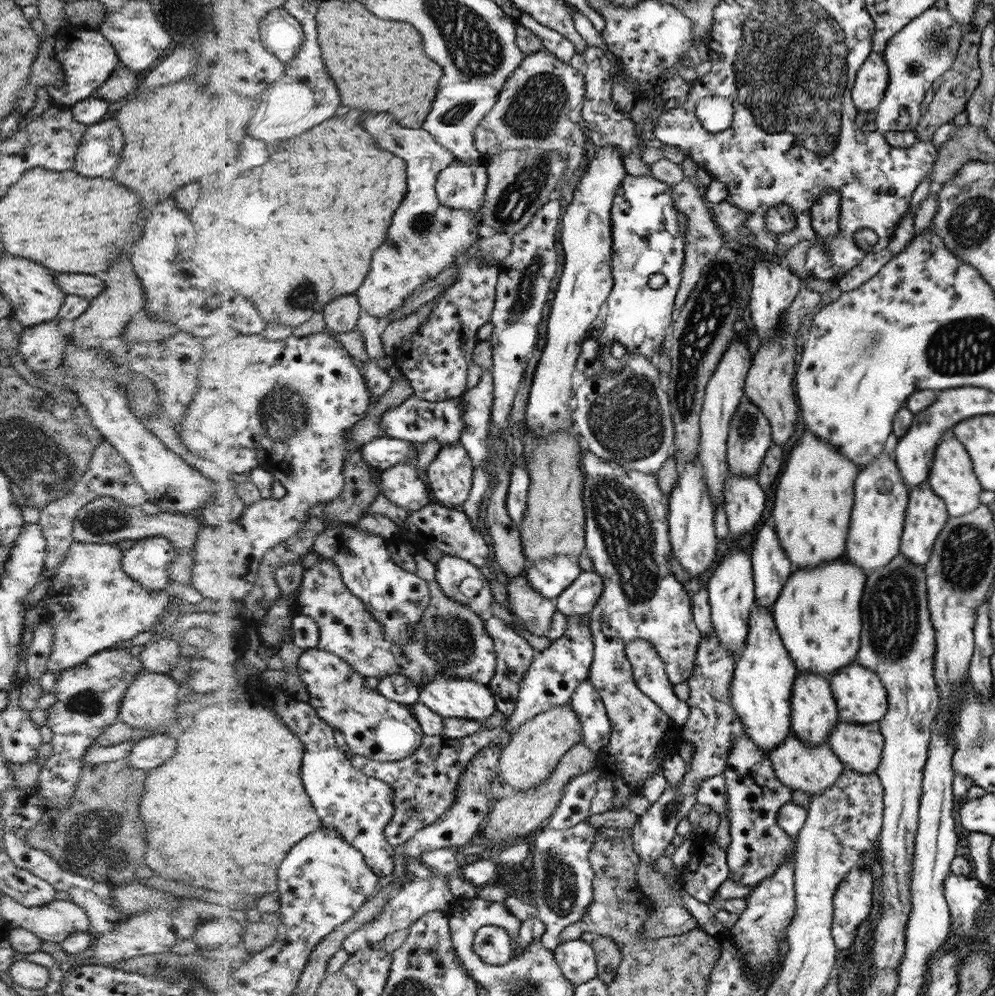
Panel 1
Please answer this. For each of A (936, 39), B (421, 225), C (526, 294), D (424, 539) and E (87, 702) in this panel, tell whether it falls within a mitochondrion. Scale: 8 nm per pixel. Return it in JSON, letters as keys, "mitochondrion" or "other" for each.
{"A":"mitochondrion","B":"mitochondrion","C":"mitochondrion","D":"other","E":"mitochondrion"}

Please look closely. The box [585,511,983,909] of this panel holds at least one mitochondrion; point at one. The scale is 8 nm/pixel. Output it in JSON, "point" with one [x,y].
{"point":[893,604]}

